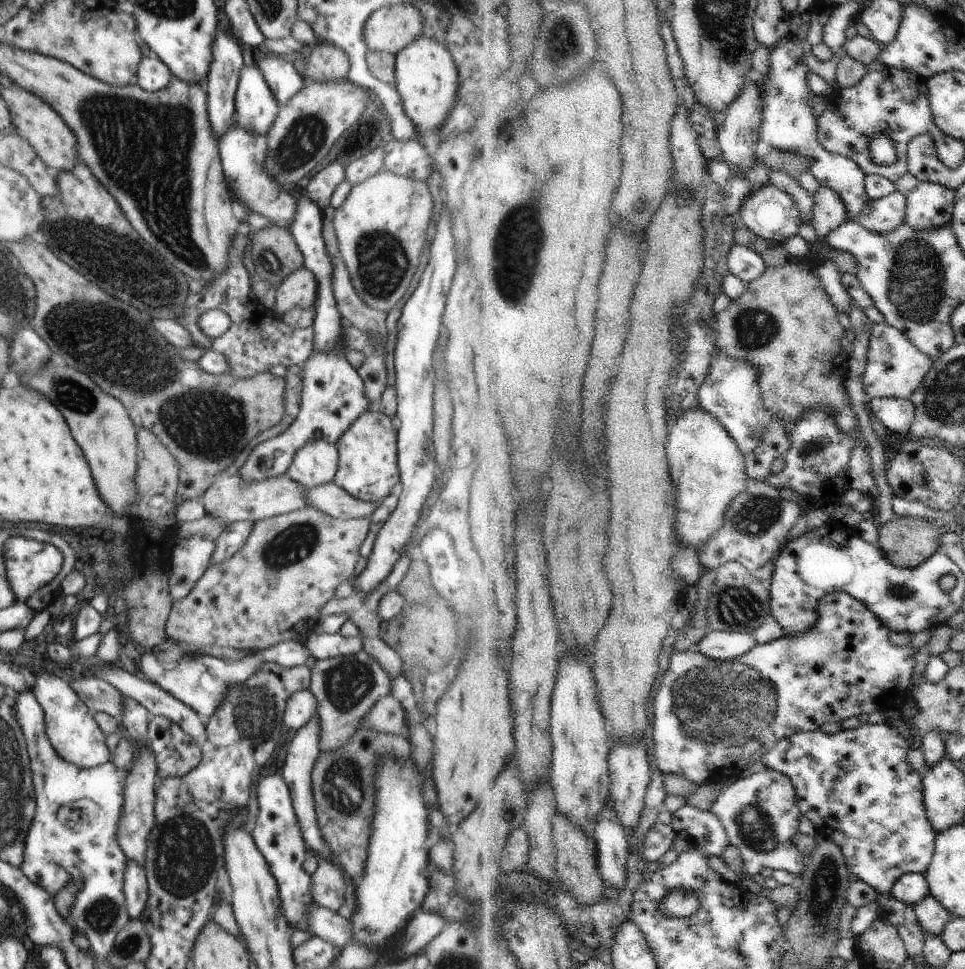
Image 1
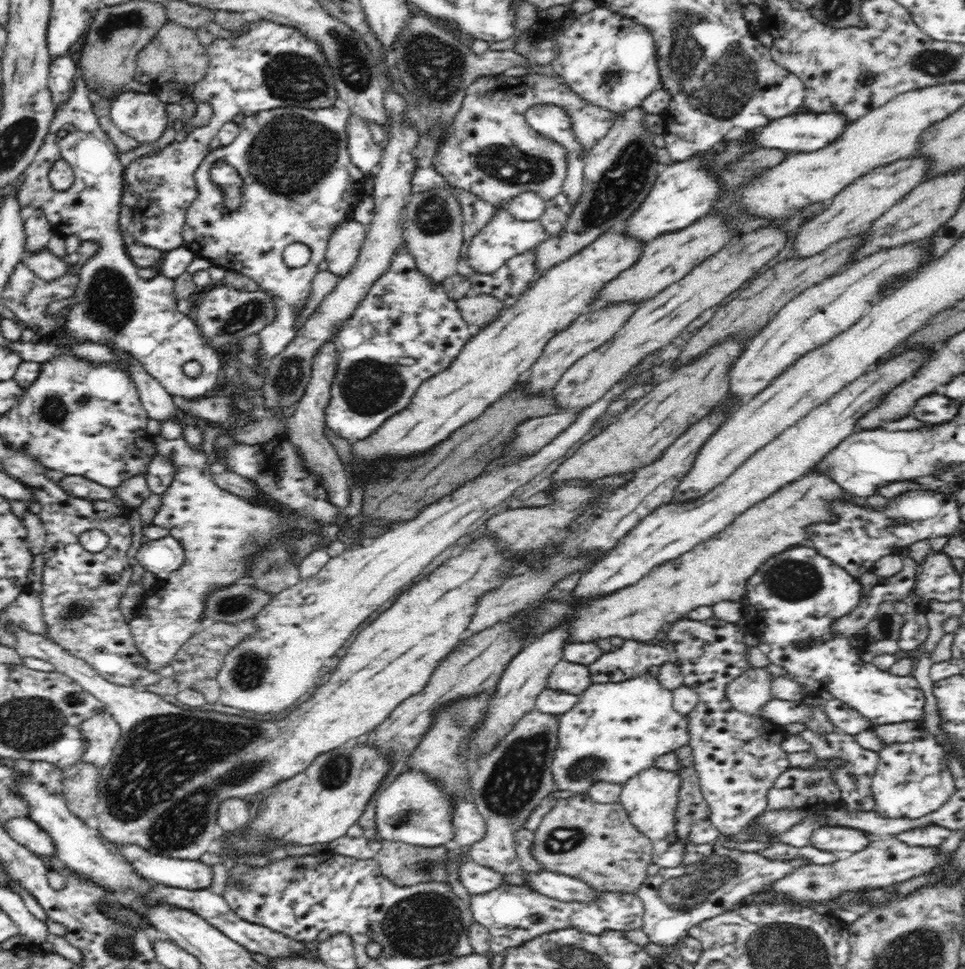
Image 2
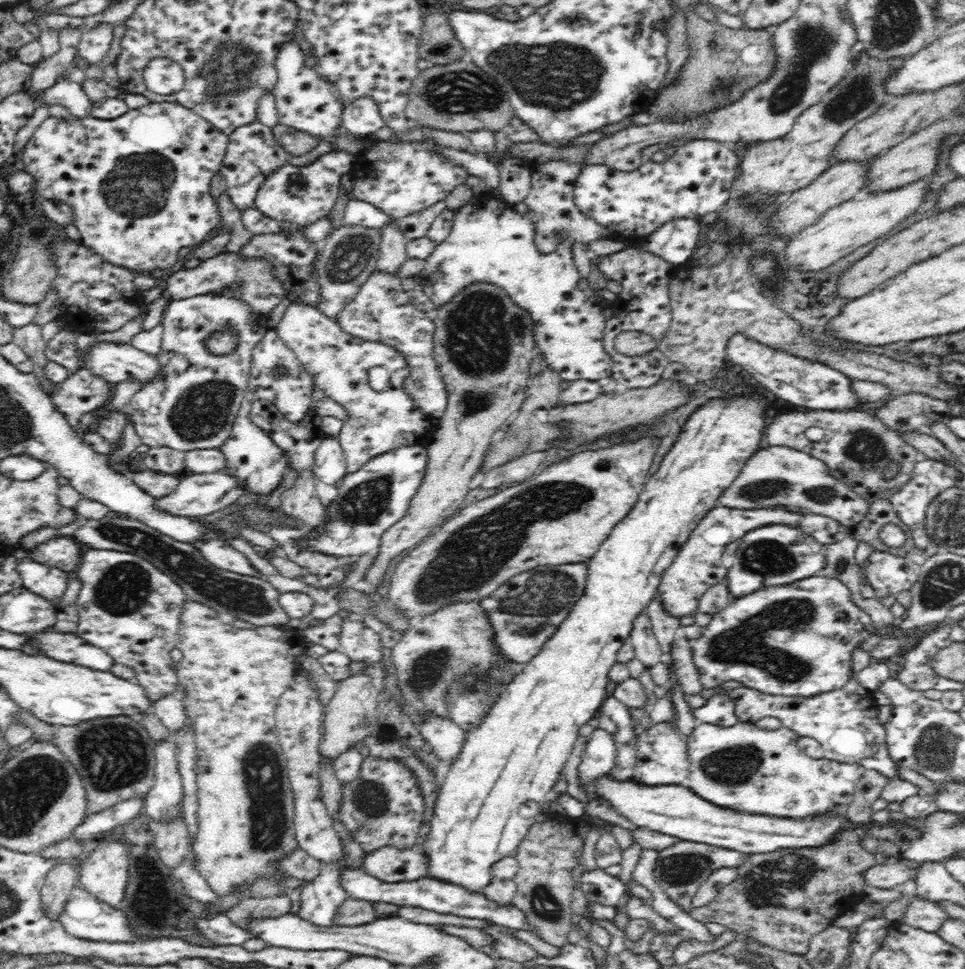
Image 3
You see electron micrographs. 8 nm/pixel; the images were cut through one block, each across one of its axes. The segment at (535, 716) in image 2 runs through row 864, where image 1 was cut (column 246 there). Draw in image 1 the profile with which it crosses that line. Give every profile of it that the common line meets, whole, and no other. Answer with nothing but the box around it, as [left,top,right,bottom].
[203,474,310,526]

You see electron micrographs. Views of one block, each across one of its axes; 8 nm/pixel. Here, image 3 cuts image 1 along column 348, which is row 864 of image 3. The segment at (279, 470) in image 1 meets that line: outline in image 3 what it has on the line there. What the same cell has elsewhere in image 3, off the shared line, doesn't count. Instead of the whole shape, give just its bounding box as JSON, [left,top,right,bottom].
[361,846,428,882]

